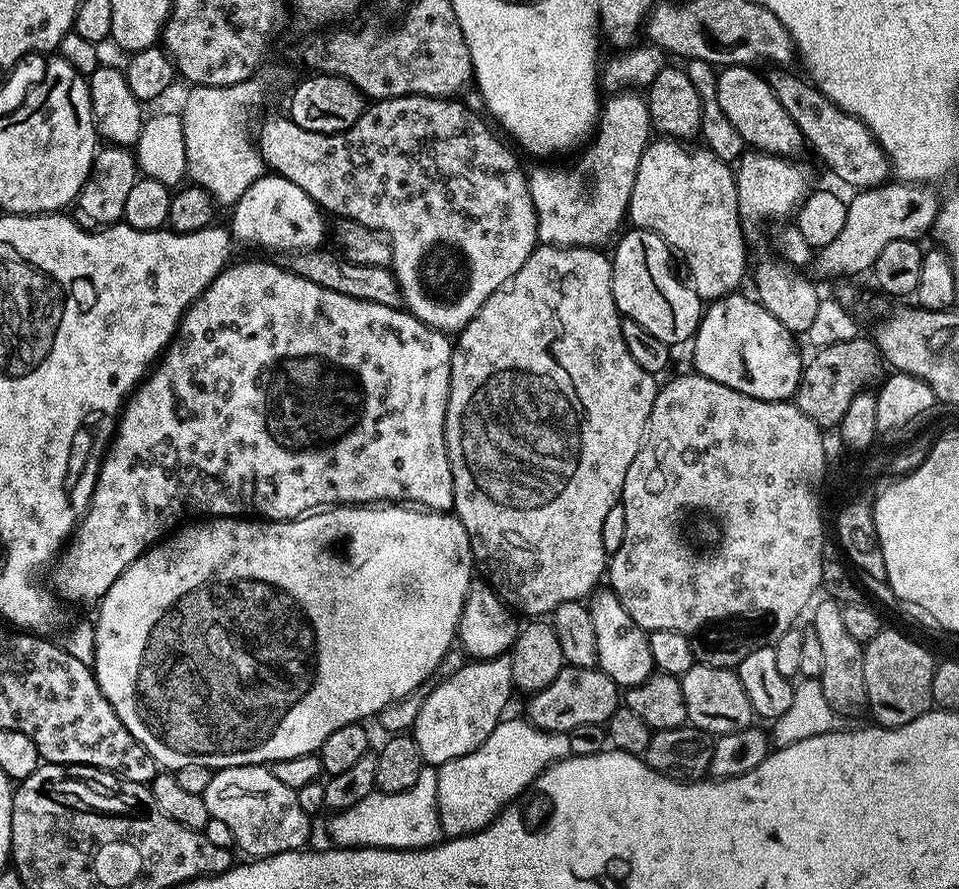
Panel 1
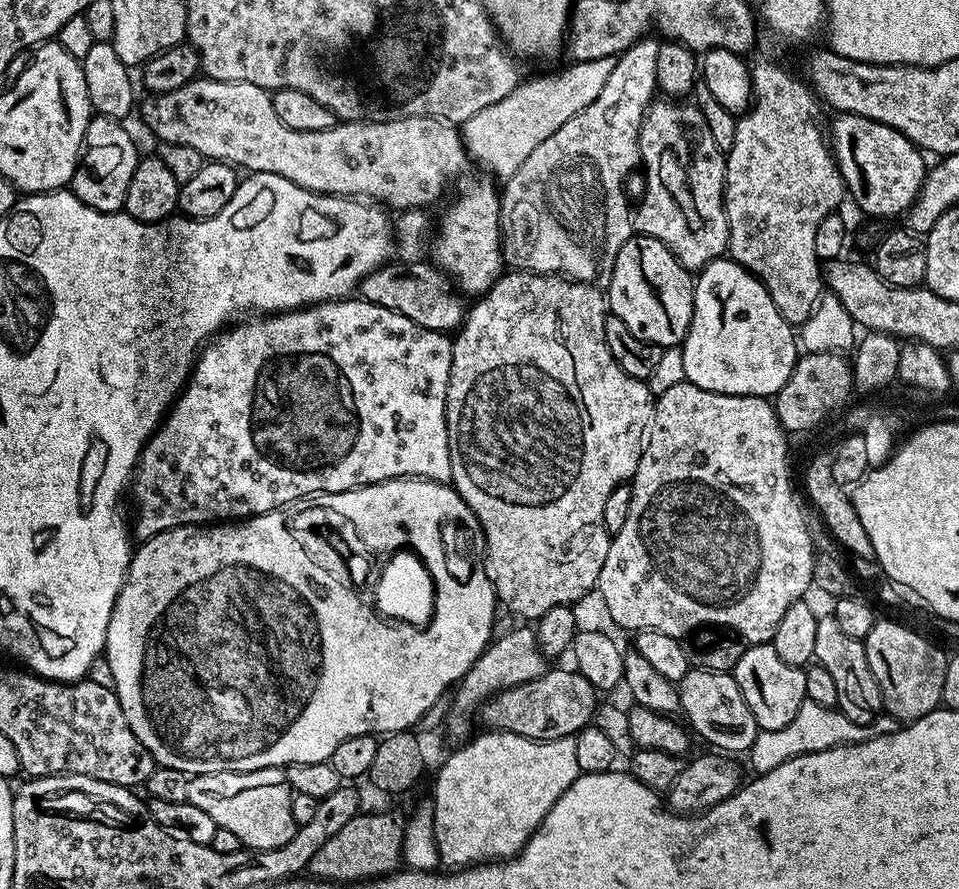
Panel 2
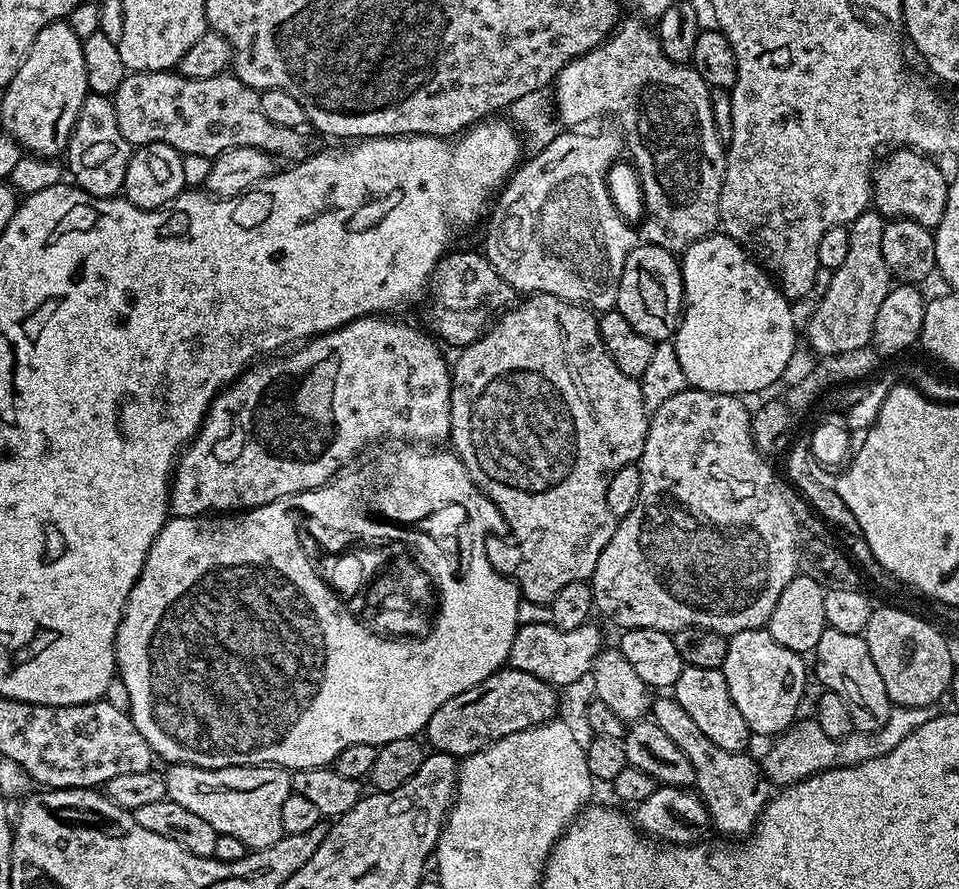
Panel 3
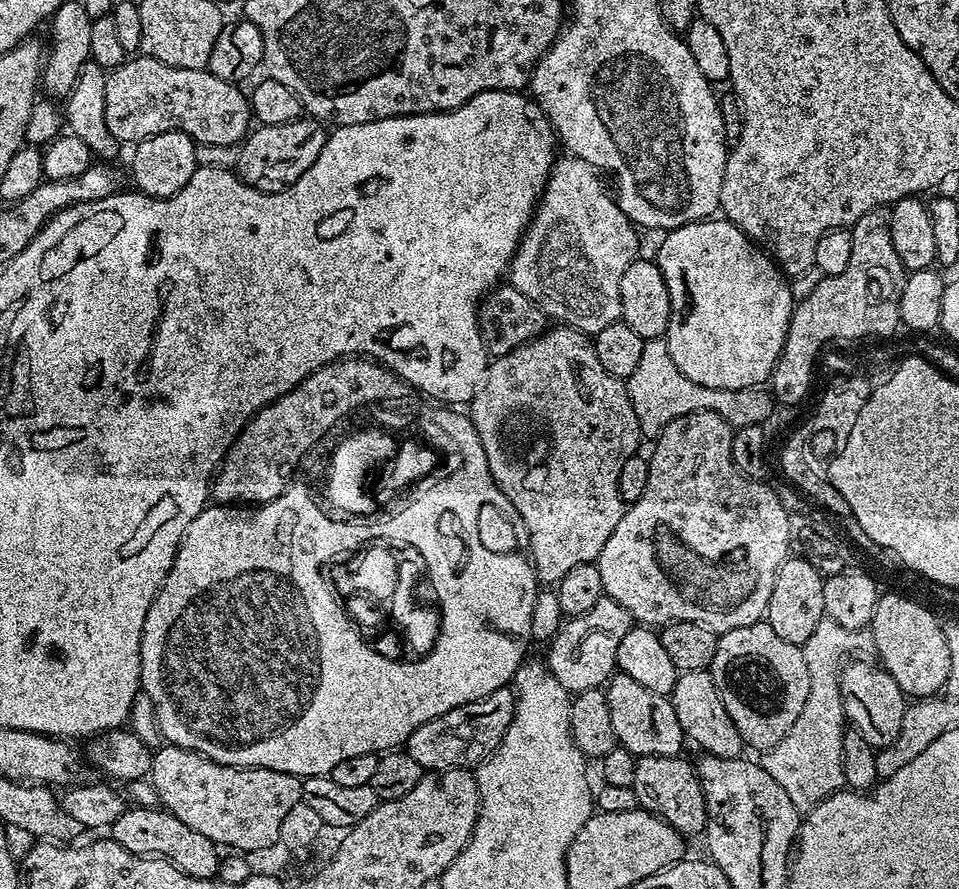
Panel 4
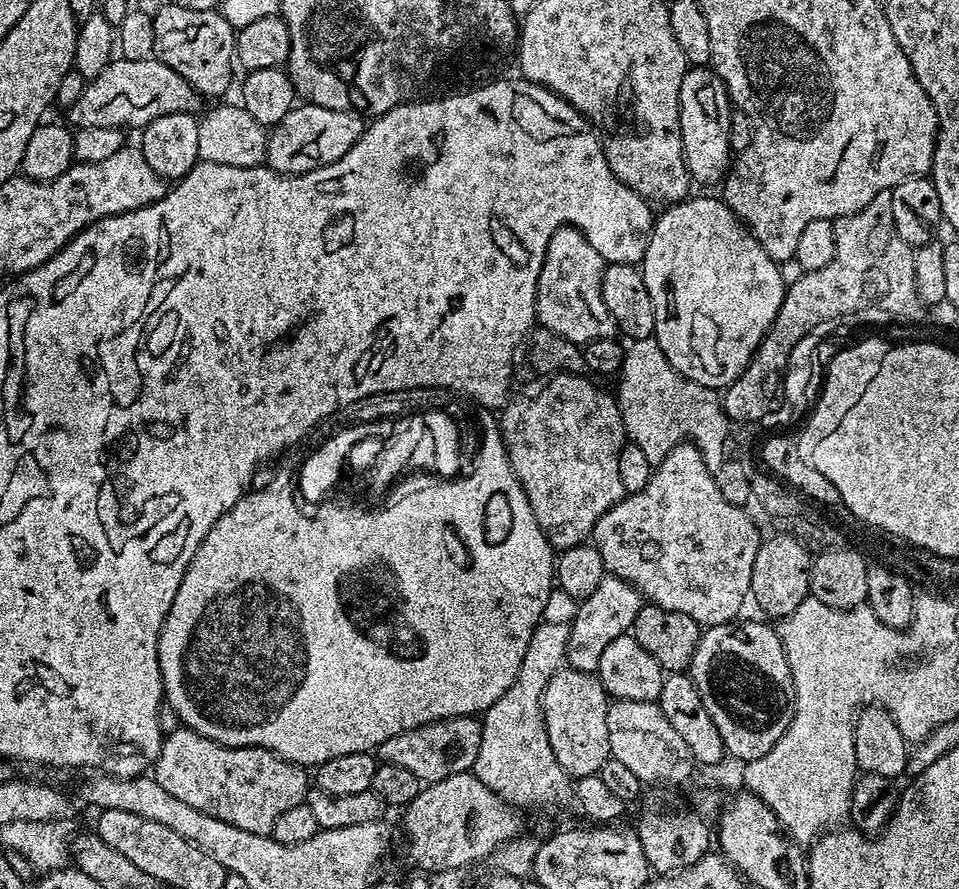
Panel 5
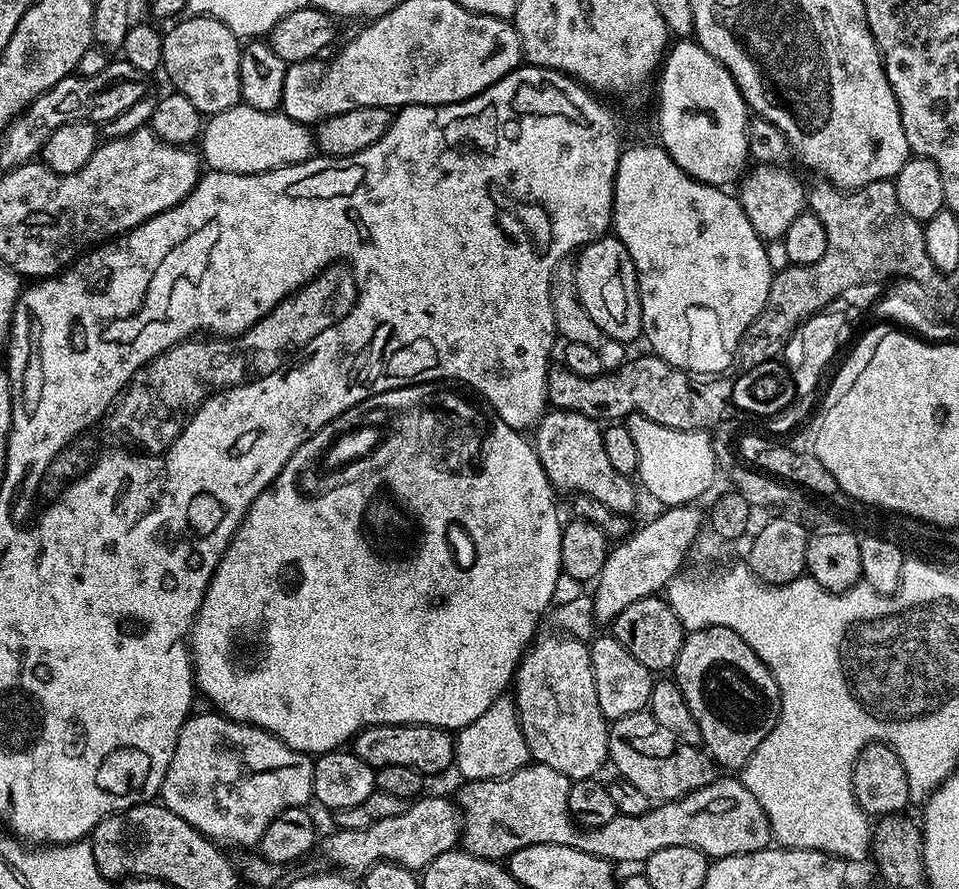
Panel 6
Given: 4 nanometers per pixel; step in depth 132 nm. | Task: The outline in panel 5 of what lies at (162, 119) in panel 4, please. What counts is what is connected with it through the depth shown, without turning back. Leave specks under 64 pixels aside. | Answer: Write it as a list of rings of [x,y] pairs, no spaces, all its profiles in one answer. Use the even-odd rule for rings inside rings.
[[[155,58],[146,60],[113,59],[112,63],[98,74],[96,80],[87,81],[82,90],[82,98],[71,108],[70,116],[73,125],[85,128],[86,126],[110,126],[125,130],[136,128],[143,130],[154,118],[162,118],[166,114],[201,111],[200,93],[182,78],[170,66]]]

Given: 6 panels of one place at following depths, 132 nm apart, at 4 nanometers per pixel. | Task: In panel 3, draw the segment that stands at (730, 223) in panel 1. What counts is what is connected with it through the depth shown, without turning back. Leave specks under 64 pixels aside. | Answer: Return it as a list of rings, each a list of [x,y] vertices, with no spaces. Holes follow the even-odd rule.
[[[621,19],[612,35],[594,50],[582,54],[577,60],[571,60],[562,71],[556,75],[554,81],[554,101],[558,120],[564,126],[580,126],[583,120],[592,120],[595,116],[600,116],[603,112],[613,112],[616,120],[620,123],[619,131],[622,133],[623,143],[626,145],[626,152],[632,155],[632,160],[636,163],[636,172],[640,175],[640,188],[644,191],[644,208],[648,211],[648,217],[644,220],[644,225],[639,225],[638,232],[649,244],[657,244],[659,248],[667,248],[669,252],[676,254],[685,248],[689,248],[696,240],[701,240],[703,236],[711,236],[717,231],[720,219],[720,191],[724,181],[724,162],[726,159],[726,144],[720,139],[718,130],[714,126],[714,114],[712,113],[712,93],[708,83],[699,76],[696,69],[688,64],[676,64],[662,50],[655,31],[643,19],[636,20]]]

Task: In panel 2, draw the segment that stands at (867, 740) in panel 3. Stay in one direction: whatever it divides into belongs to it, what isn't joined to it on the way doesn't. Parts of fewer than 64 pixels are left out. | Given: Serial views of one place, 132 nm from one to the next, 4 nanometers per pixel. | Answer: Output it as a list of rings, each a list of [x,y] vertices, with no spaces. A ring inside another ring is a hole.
[[[806,699],[798,706],[798,714],[782,726],[782,730],[757,731],[754,742],[748,747],[746,759],[752,763],[753,773],[759,774],[775,770],[790,758],[798,758],[802,754],[818,754],[822,750],[837,748],[843,744],[861,744],[891,732],[897,732],[902,727],[901,721],[893,716],[881,714],[874,717],[869,724],[859,724],[840,711],[839,707],[827,708],[818,702]]]

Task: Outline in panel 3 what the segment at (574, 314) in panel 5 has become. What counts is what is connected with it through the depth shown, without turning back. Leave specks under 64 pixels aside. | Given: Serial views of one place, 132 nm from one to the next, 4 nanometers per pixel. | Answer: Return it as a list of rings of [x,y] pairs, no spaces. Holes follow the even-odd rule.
[[[584,130],[561,131],[544,150],[529,155],[508,177],[491,205],[482,251],[517,293],[550,294],[603,314],[616,307],[622,270],[626,258],[636,249],[638,232],[620,217],[608,189],[608,167],[622,152],[621,137],[615,131],[596,132],[593,136],[580,131]]]

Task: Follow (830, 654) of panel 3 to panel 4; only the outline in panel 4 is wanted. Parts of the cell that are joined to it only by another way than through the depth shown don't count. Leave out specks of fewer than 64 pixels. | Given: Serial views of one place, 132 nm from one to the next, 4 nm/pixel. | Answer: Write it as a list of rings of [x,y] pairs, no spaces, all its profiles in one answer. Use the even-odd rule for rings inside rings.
[[[849,659],[838,672],[842,712],[847,723],[849,720],[848,724],[869,747],[879,750],[898,734],[906,707],[906,697],[898,682],[894,682],[894,678],[890,678],[890,674],[885,672],[883,667],[874,668],[864,660],[851,660]]]

